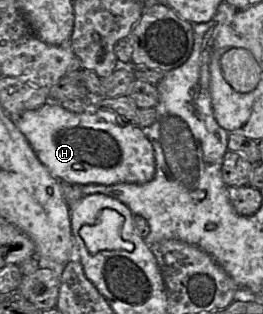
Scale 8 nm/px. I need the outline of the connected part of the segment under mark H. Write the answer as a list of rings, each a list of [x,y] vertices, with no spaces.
[[[46,103],[37,110],[23,113],[16,120],[16,126],[26,137],[38,159],[59,180],[80,185],[144,184],[151,181],[155,176],[155,151],[146,135],[146,130],[140,126],[120,121],[111,112],[85,112],[78,114],[63,108],[57,103]]]

